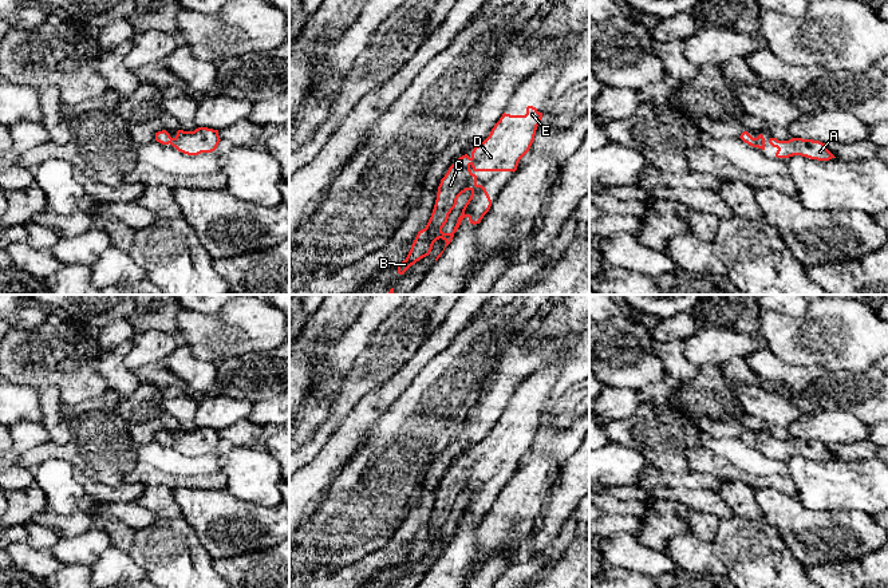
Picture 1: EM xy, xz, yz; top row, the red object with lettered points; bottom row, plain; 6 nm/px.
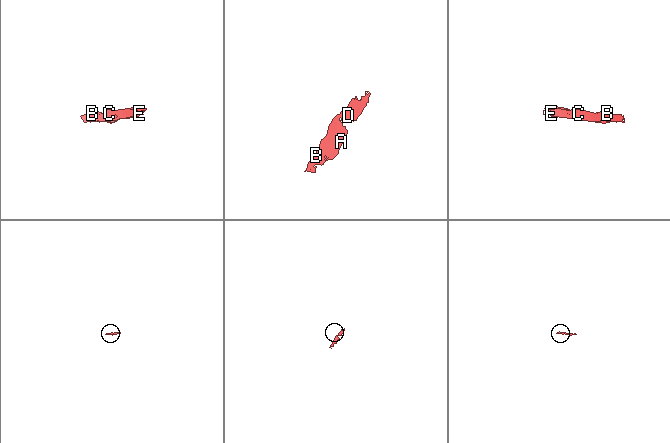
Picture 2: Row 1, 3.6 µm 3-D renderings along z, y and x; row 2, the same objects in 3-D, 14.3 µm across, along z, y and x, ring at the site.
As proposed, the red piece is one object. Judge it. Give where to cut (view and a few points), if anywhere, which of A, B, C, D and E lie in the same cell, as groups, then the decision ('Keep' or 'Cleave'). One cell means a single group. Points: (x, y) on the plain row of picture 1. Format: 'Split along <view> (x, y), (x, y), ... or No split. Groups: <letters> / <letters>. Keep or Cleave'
No split. Groups: A B C D E. Keep

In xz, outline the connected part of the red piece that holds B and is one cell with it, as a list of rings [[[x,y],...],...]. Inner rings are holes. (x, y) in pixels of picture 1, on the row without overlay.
[[[528,406],[525,415],[510,415],[502,414],[500,421],[492,429],[489,437],[475,446],[471,451],[471,455],[467,454],[459,457],[455,463],[453,463],[445,477],[441,480],[438,486],[435,505],[431,513],[431,517],[425,529],[419,530],[411,549],[404,561],[396,564],[398,573],[403,575],[411,565],[414,565],[421,559],[430,555],[433,545],[437,540],[442,538],[446,545],[451,542],[454,533],[458,530],[462,520],[469,518],[470,524],[479,524],[484,516],[489,512],[492,506],[492,500],[482,485],[477,484],[477,475],[471,471],[516,471],[520,459],[529,451],[537,426],[540,425],[542,413],[538,413],[536,407]],[[466,490],[471,492],[470,498],[465,504],[461,516],[457,520],[457,524],[451,533],[443,533],[442,528],[447,522],[449,514],[457,505],[458,497]]]

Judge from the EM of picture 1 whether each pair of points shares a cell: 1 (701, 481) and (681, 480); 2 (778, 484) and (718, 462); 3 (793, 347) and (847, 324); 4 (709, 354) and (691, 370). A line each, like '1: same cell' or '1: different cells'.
1: same cell
2: same cell
3: same cell
4: different cells

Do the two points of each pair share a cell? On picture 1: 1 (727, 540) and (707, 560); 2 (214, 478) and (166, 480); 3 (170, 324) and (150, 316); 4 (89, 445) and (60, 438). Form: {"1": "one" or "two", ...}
{"1": "two", "2": "one", "3": "one", "4": "two"}

